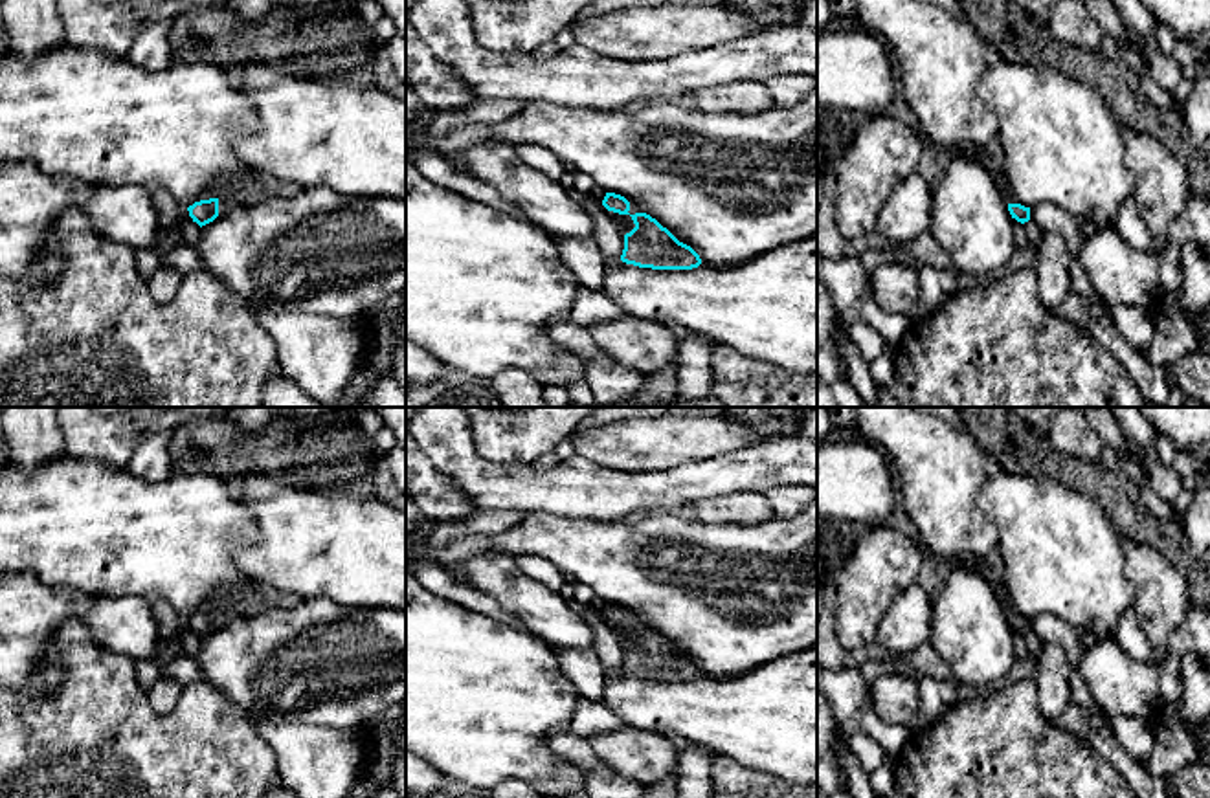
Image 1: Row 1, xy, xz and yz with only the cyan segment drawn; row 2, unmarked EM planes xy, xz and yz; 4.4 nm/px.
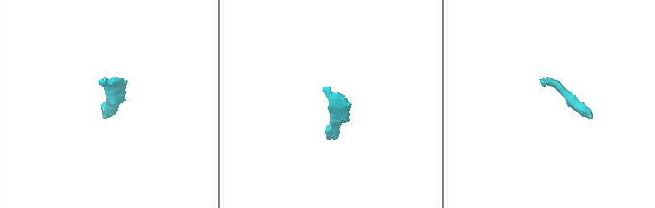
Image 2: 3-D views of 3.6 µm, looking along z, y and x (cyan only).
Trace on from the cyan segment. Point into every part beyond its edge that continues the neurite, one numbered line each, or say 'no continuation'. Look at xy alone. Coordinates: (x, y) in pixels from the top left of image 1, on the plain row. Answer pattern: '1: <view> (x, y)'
1: xy (232, 602)

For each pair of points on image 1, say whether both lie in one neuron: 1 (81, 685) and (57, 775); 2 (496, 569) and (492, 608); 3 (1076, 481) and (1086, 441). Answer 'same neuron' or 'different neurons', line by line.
1: same neuron
2: different neurons
3: different neurons

